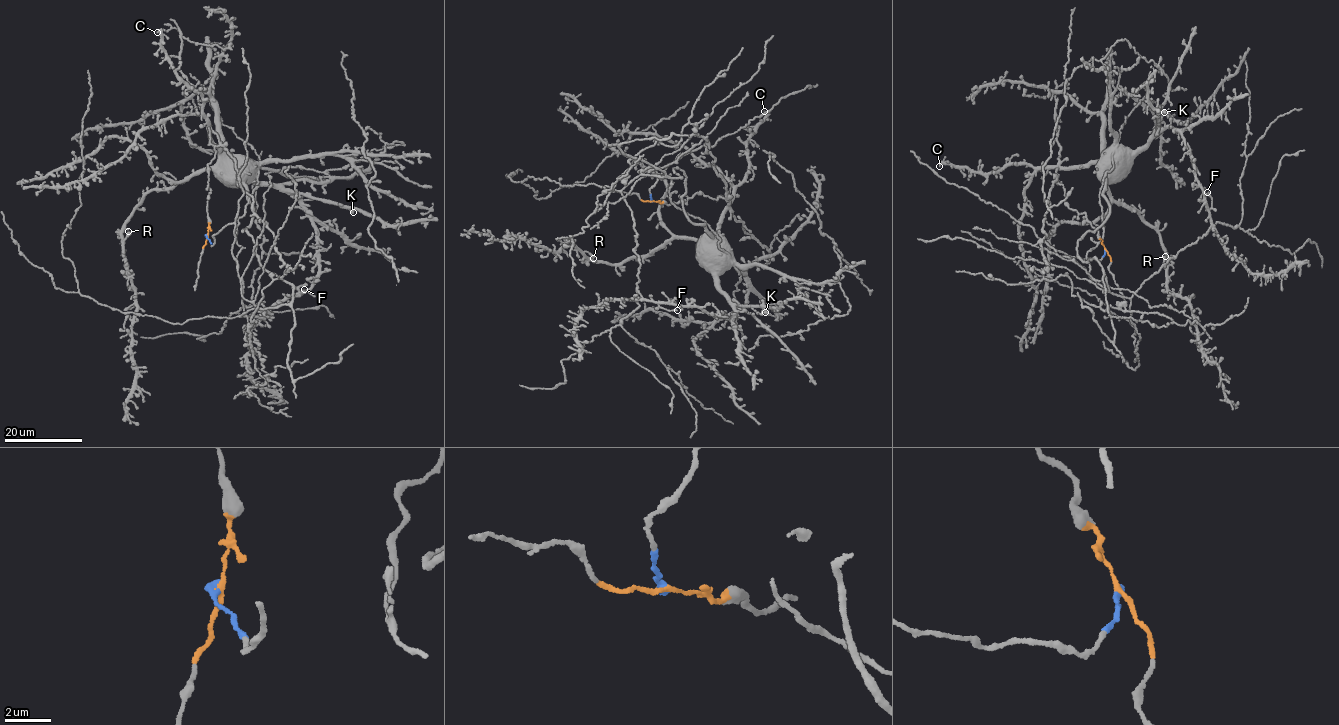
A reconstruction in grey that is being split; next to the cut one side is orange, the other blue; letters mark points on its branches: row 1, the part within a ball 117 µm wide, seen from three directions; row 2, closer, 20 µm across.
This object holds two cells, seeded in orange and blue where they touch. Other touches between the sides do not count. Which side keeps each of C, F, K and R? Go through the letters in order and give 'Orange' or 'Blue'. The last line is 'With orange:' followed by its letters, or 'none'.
C: Blue
F: Blue
K: Blue
R: Blue
With orange: none

